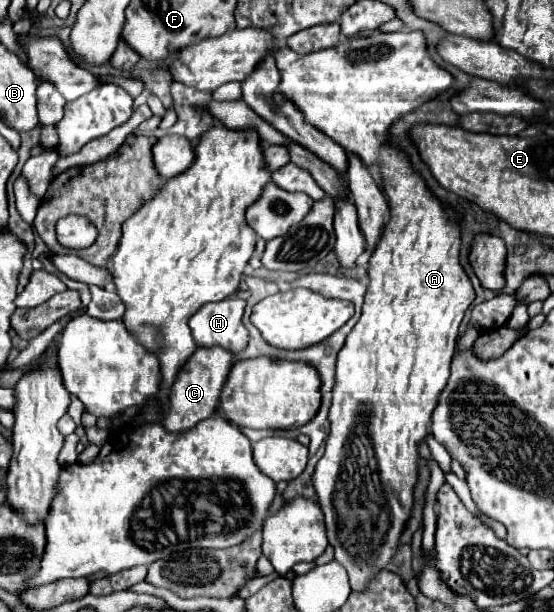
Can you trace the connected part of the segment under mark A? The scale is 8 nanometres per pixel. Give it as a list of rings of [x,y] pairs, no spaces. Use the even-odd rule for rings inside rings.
[[[397,31],[351,39],[297,59],[281,71],[281,83],[275,93],[279,101],[293,101],[305,113],[307,123],[329,135],[349,155],[357,155],[365,165],[377,167],[381,187],[389,201],[389,221],[383,225],[369,259],[369,287],[363,313],[337,355],[333,401],[329,409],[331,433],[325,455],[319,459],[313,473],[319,507],[325,513],[329,543],[335,547],[335,559],[347,569],[353,591],[363,591],[367,581],[379,573],[395,553],[401,529],[413,505],[417,443],[429,433],[431,411],[449,377],[459,325],[475,299],[473,285],[459,263],[461,215],[431,195],[425,179],[411,171],[411,159],[405,151],[397,153],[395,147],[387,143],[395,121],[419,109],[423,103],[433,101],[443,91],[451,89],[453,83],[453,75],[431,61],[427,37],[423,37],[421,31]]]

